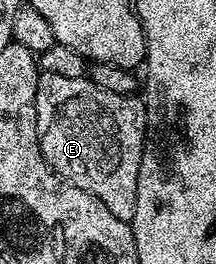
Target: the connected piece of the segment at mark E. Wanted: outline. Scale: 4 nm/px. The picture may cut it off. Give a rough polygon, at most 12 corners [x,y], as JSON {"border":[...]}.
{"border":[[42,72],[43,159],[121,221],[137,209],[147,108]]}

